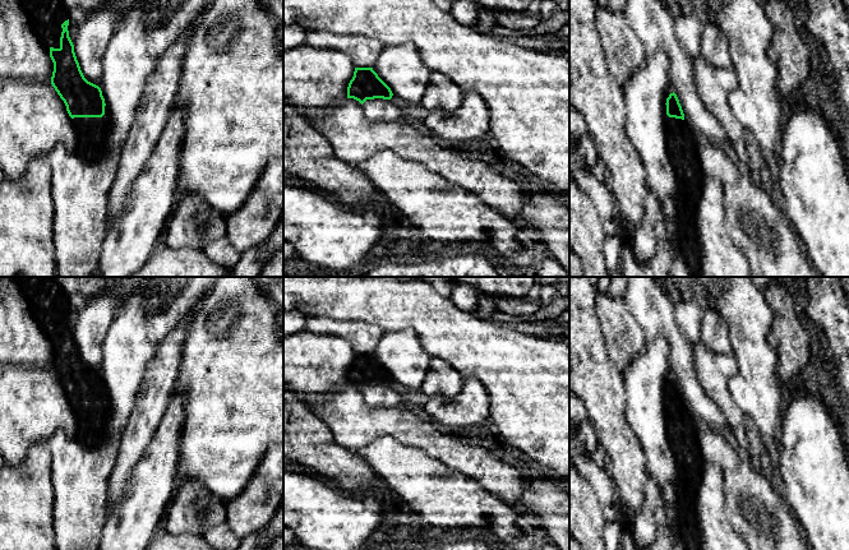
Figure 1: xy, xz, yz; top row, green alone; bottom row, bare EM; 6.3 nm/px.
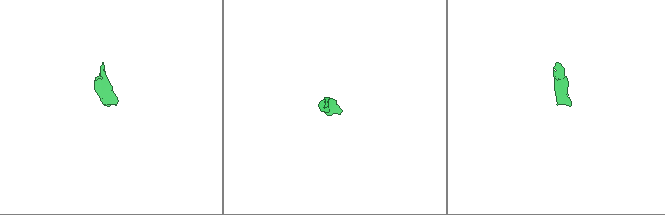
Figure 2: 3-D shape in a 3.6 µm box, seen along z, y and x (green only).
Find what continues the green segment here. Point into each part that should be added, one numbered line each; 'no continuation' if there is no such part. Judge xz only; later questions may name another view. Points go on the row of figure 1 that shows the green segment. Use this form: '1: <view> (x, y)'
no continuation

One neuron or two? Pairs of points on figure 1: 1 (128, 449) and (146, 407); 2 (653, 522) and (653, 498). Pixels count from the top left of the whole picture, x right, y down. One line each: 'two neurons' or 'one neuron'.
1: one neuron
2: one neuron

